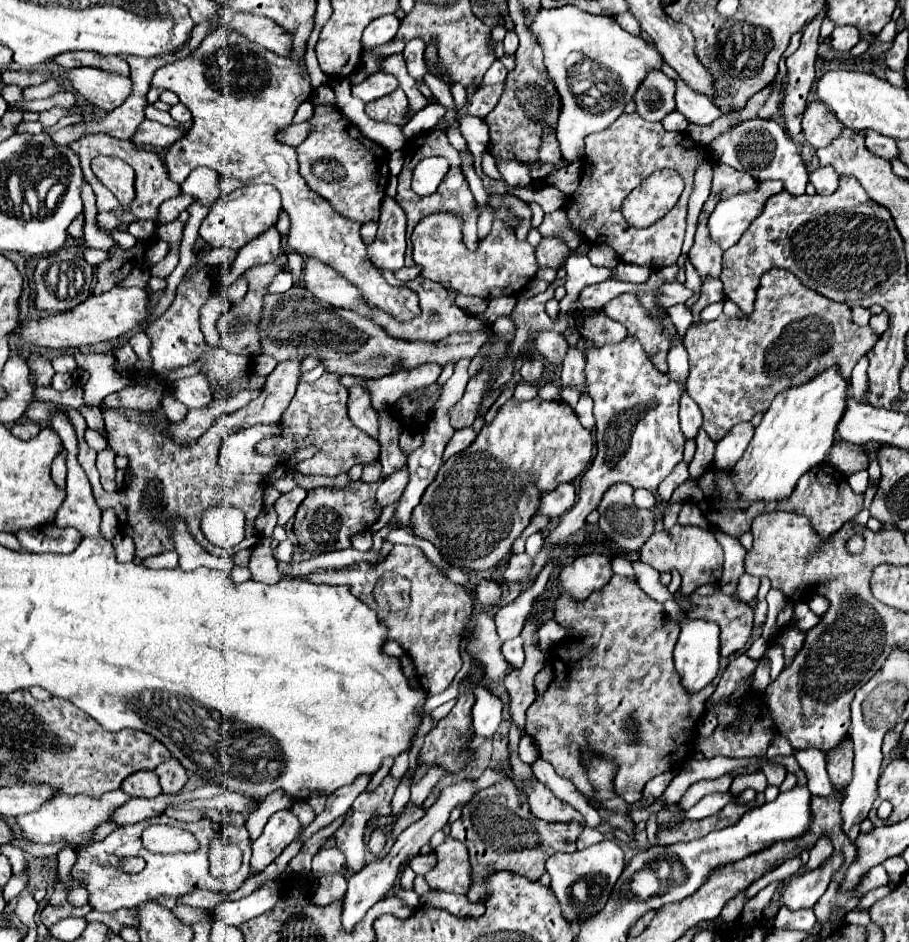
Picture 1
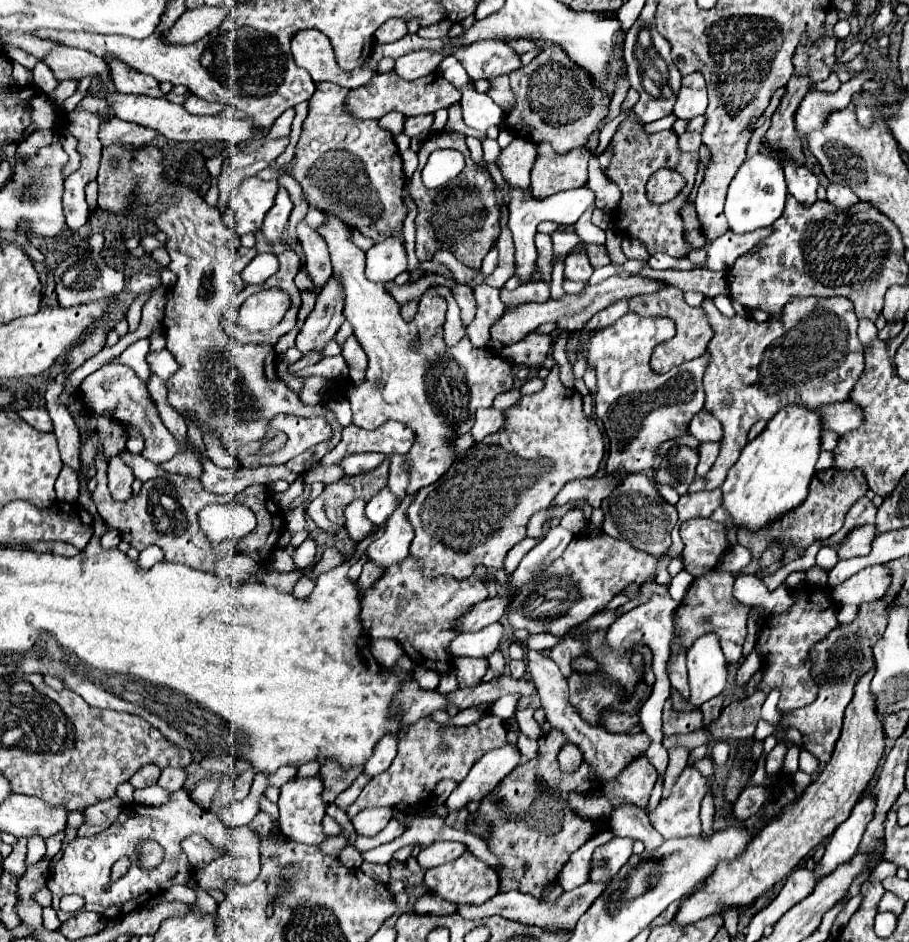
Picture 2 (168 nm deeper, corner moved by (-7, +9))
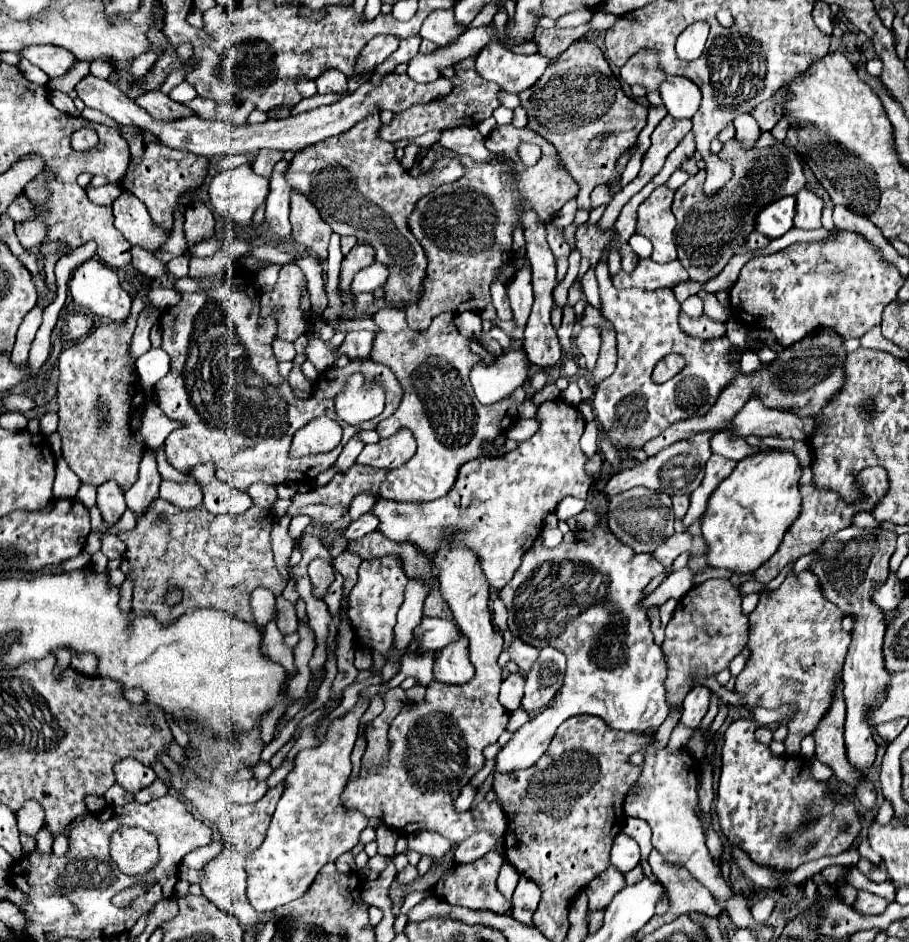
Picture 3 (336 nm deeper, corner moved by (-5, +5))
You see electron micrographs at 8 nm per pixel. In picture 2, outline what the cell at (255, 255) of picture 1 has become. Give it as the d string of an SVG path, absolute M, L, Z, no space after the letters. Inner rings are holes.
M280 187L278 195L276 195L276 203L266 214L261 227L265 238L270 243L281 239L292 212L292 207L294 205L288 197L288 191L284 187Z

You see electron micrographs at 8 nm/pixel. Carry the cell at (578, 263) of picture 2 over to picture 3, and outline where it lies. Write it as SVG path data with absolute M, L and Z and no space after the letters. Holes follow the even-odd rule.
M590 267L586 271L586 275L582 277L582 289L584 289L590 305L596 307L596 309L602 309L602 299L600 299L600 293L598 293L598 283L596 283L596 275L594 275L594 267Z

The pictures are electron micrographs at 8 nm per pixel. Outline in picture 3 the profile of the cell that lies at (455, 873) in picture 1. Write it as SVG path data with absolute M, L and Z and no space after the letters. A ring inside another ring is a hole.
M490 851L486 857L482 857L478 861L472 861L466 865L456 865L454 869L446 871L442 875L442 879L438 881L438 885L434 887L434 893L436 893L436 897L448 901L450 905L460 905L460 907L468 907L468 909L488 909L498 915L506 915L510 911L510 905L496 887L496 879L498 879L502 865L504 865L504 859L496 851Z

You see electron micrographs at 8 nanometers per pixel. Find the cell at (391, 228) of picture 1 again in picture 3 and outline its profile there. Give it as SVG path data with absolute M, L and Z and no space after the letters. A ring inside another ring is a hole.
M372 263L370 267L360 269L352 283L350 283L350 291L356 293L372 293L376 289L380 289L388 279L388 267L384 267L382 263Z

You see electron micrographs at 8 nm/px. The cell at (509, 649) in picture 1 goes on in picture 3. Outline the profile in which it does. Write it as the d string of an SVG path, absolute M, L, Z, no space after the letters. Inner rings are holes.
M520 673L508 675L508 679L504 679L500 695L498 695L502 707L506 707L508 711L520 709L522 695L524 695L524 677Z

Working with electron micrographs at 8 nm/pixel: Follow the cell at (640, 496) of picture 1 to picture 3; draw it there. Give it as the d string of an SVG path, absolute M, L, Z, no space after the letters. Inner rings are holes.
M680 495L680 497L672 497L672 503L674 503L674 513L676 513L676 519L682 519L690 507L690 495Z

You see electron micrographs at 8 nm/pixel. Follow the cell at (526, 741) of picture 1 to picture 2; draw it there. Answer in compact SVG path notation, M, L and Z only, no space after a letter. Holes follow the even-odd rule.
M526 707L526 709L518 709L514 717L518 719L520 731L522 731L528 739L540 739L540 737L542 737L542 731L540 731L540 725L532 719L532 715L534 715L534 709L532 709L532 707Z

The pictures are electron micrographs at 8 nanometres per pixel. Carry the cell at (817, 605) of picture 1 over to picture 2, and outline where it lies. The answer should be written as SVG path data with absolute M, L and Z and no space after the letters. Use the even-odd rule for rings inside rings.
M874 565L858 571L850 579L846 579L840 585L826 585L832 593L832 599L836 603L850 603L850 605L862 605L866 601L880 599L890 585L890 577L886 567Z

